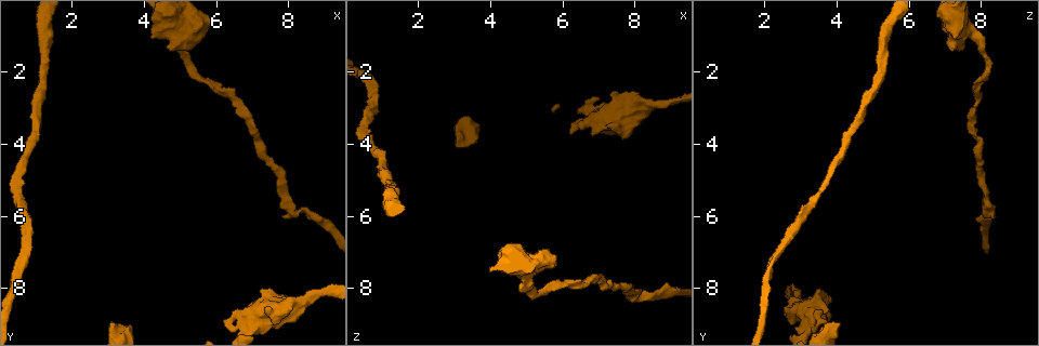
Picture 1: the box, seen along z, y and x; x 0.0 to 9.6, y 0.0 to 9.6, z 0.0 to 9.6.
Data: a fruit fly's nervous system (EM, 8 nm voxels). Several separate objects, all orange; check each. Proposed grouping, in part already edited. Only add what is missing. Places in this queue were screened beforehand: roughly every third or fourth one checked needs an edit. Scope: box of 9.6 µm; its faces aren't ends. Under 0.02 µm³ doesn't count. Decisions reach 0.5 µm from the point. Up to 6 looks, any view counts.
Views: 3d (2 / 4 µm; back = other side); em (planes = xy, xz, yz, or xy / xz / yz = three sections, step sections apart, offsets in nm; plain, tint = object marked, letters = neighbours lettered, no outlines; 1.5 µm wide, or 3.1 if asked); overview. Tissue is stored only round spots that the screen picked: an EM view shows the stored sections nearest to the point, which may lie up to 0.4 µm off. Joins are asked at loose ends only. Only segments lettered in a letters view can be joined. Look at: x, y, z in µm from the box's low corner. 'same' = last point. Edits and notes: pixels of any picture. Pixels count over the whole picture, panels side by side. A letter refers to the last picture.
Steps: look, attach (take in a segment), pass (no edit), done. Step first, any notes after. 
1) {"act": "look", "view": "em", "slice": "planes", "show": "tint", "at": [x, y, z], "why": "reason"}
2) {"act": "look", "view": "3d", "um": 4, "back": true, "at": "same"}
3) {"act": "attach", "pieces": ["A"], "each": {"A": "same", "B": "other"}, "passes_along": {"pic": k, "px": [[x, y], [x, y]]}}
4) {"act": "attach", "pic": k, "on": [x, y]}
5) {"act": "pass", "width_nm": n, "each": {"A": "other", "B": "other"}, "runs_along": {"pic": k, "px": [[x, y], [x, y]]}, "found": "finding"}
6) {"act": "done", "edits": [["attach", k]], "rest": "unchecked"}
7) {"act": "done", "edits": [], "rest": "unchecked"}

{"act": "look", "view": "3d", "um": 4, "at": [5.25, 1.45, 7.40], "why": "stops while still wide"}

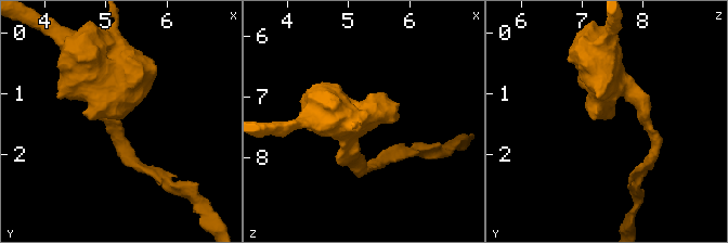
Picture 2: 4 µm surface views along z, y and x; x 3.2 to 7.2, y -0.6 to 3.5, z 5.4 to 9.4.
{"act": "look", "view": "em", "slice": "yz", "step": 4, "show": "letters", "at": [5.20, 1.40, 7.45], "why": "shape alone is not enough"}

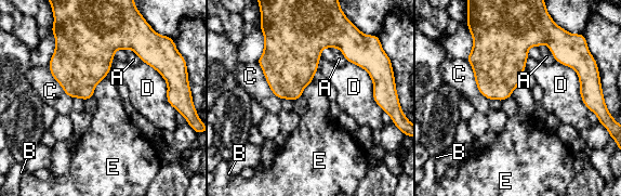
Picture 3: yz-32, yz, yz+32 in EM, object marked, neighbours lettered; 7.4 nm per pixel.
{"act": "pass", "longest_contact_nm": ["D", 460], "each": {"A": "other", "B": "other", "C": "other", "D": "other", "E": "other"}, "border": {"pic": 3, "px": [[105, 77], [97, 83], [92, 95]]}, "found": "none of them fits"}

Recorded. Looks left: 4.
{"act": "look", "view": "em", "slice": "planes", "show": "letters", "at": [6.85, 8.65, 3.80]}

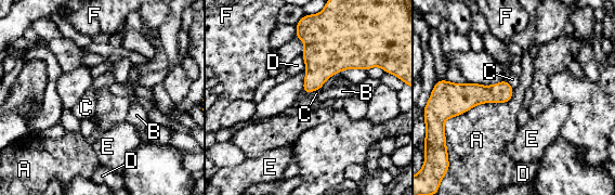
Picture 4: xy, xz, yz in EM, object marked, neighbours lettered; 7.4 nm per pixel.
{"act": "pass", "each": {"A": "other", "B": "other", "C": "other", "D": "other", "E": "other", "F": "other"}, "border": {"pic": 4, "px": [[319, 89], [302, 92]]}, "found": "none of them fits"}

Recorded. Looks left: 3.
{"act": "look", "view": "em", "slice": "yz", "step": 4, "show": "letters", "at": [3.15, 9.00, 4.05], "why": "long arm stops here"}

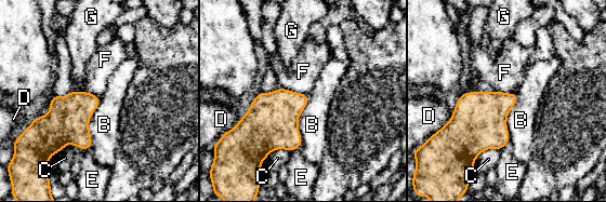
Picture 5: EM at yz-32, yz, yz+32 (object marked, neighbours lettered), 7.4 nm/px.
{"act": "pass", "width_nm": 220, "each": {"B": "other", "C": "other", "D": "other", "E": "other", "F": "other", "G": "other"}, "border": {"pic": 5, "px": [[280, 86], [308, 95]]}, "found": "no lettered segment goes on from it"}

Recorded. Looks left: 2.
{"act": "done", "edits": [], "rest": "unchecked"}

